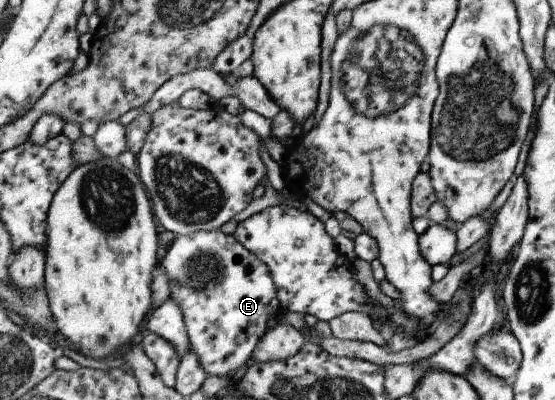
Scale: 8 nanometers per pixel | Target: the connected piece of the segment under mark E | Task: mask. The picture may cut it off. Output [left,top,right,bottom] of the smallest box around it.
[161,230,282,378]

